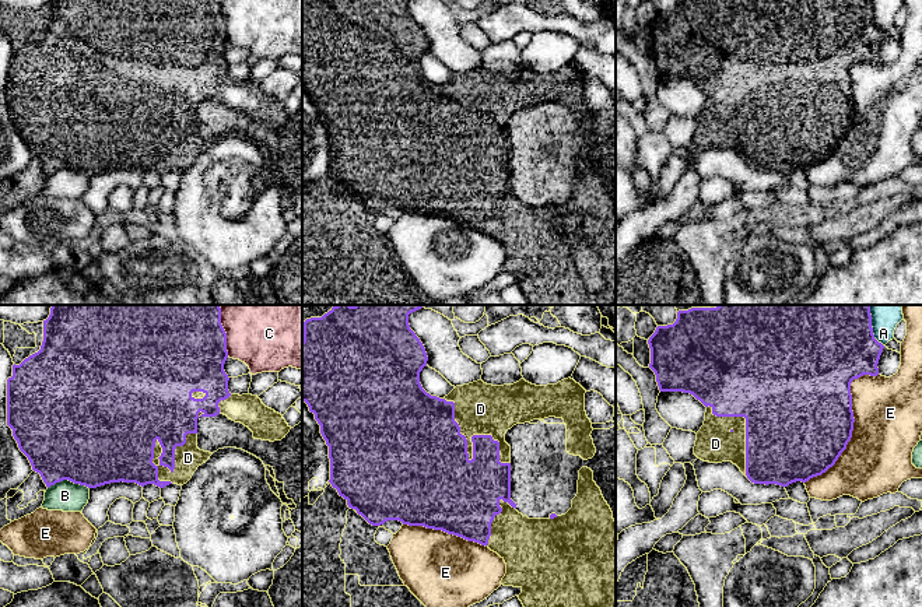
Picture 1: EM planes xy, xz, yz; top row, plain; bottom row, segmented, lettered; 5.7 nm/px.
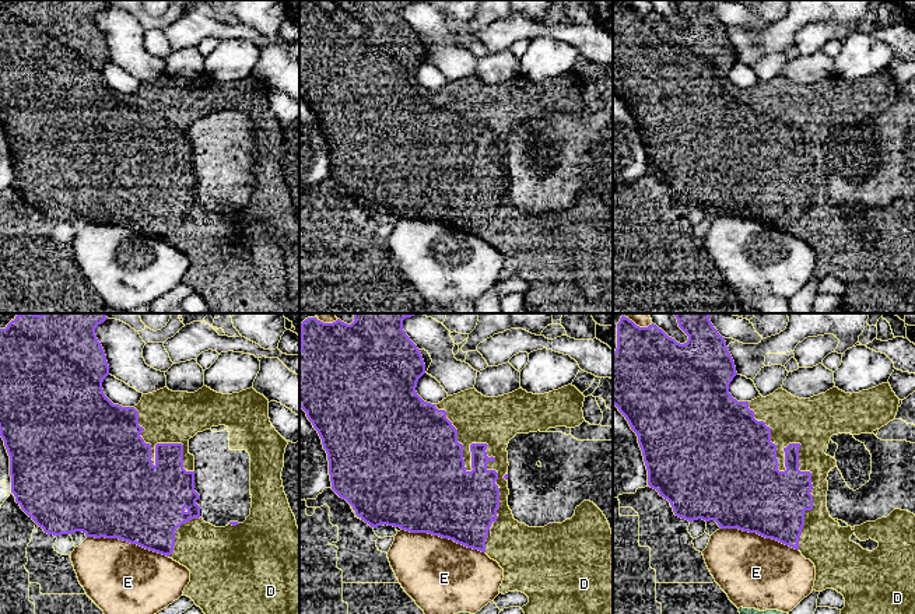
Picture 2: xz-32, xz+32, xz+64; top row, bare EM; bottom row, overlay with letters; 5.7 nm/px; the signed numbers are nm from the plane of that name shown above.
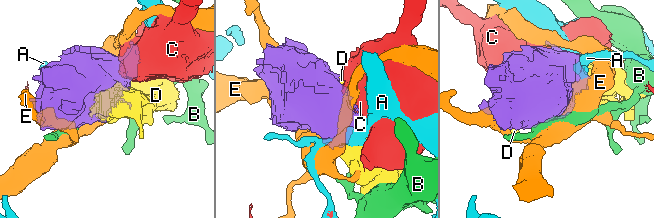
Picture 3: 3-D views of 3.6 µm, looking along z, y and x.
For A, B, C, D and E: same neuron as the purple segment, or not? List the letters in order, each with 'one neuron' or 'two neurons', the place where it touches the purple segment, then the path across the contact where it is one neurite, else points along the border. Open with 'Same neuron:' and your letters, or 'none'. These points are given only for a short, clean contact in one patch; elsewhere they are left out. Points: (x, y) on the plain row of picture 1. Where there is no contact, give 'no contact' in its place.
Same neuron: D
A: two neurons; contact yz (872, 17)
B: two neurons; contact xy (67, 165)
C: two neurons; contact xy (225, 21)
D: one neuron; contact xz (473, 140)
E: two neurons; contact yz (852, 111)

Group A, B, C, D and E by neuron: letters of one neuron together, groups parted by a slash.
A / B / C / D / E

